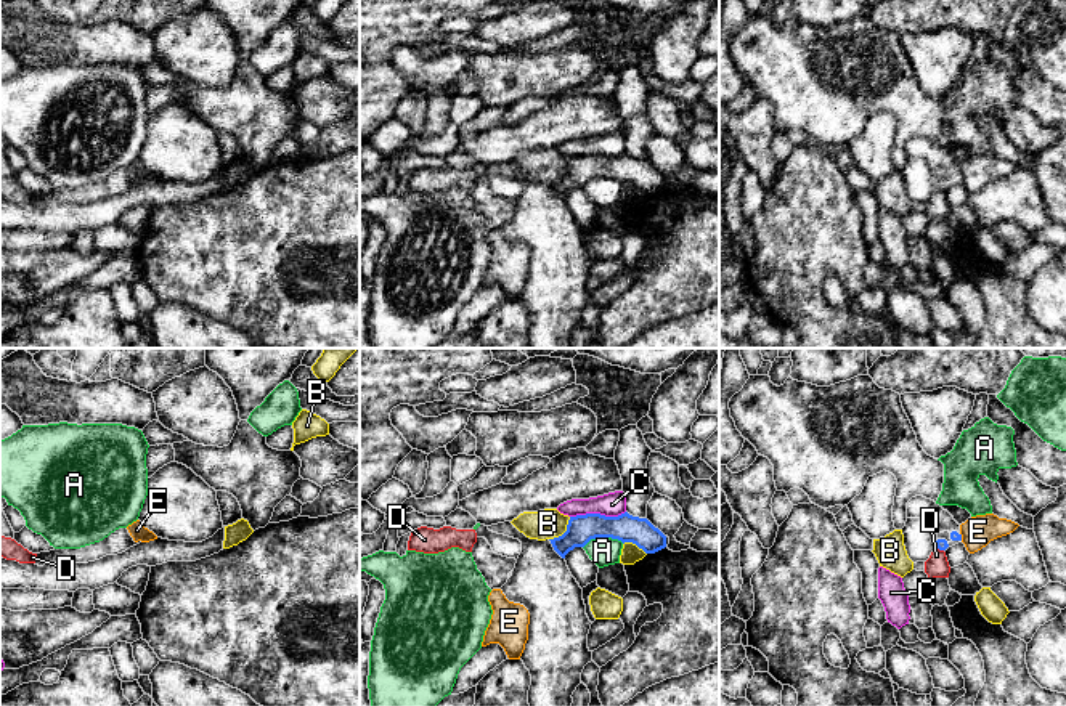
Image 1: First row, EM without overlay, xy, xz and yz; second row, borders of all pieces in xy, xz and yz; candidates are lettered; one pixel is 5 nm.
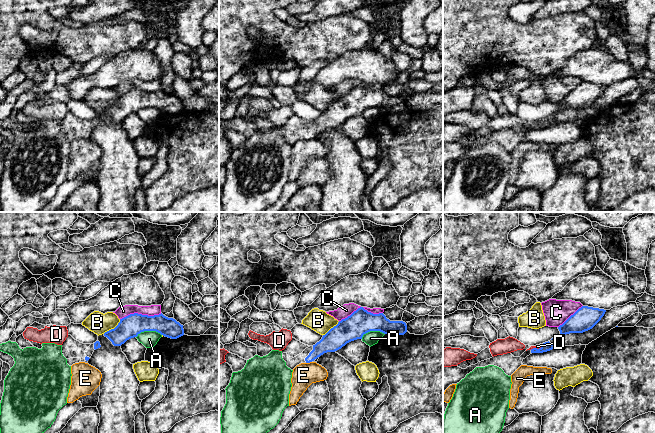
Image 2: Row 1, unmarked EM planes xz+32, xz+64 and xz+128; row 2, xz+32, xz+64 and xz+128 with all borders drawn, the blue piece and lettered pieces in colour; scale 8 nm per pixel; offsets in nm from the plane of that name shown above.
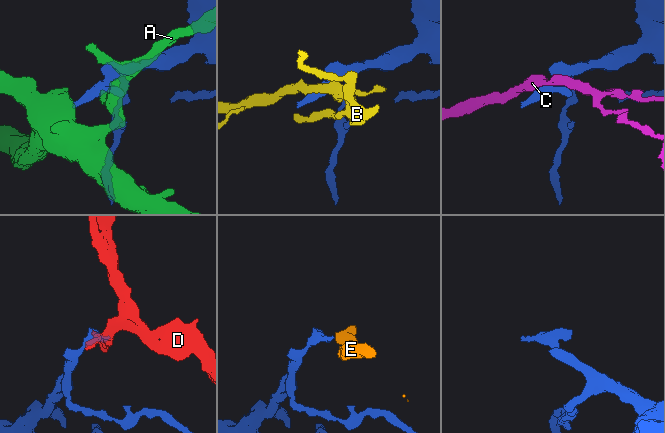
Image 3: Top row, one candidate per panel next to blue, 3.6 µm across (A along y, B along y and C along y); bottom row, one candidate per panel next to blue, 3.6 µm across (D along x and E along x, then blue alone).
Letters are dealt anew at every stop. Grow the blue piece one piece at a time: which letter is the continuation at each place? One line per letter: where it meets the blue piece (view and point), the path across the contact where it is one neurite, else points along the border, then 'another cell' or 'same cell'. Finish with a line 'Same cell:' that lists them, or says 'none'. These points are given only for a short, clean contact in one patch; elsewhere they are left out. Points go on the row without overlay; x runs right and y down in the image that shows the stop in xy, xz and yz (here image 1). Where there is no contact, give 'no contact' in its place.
A: contact xz (602, 177); border xz (623, 183), (614, 178), (593, 178), (583, 188); another cell
B: contact xz (565, 172); another cell
C: contact xz (598, 154); border xz (625, 151), (617, 156), (577, 154), (570, 158); another cell
D: contact yz (941, 190); another cell
E: contact yz (960, 177); border yz (960, 174), (962, 180); another cell
Same cell: none

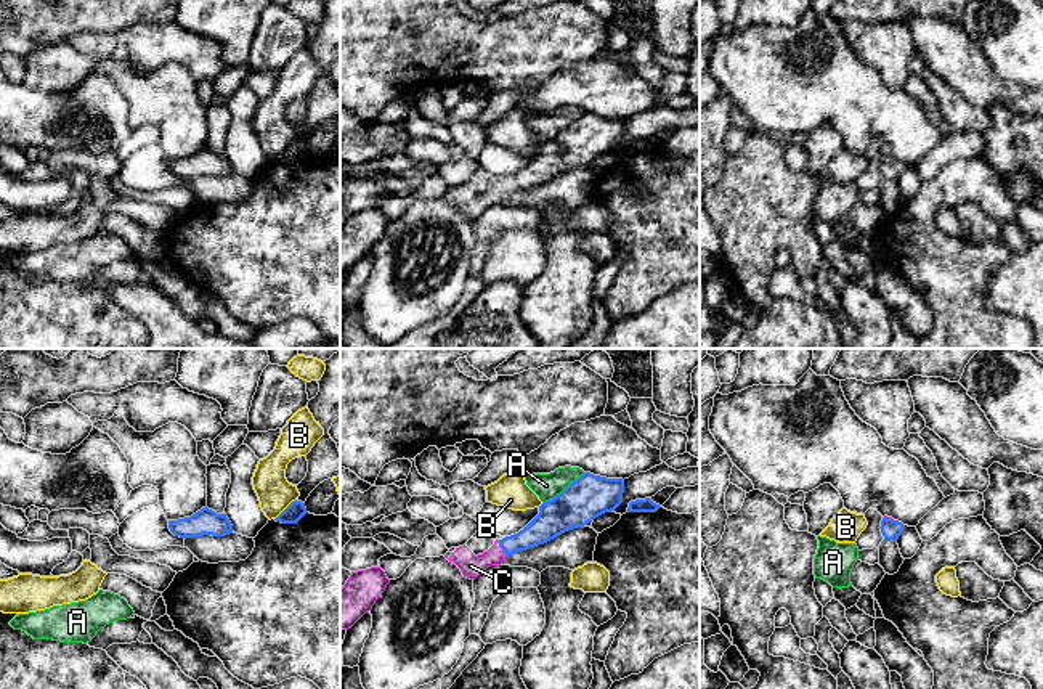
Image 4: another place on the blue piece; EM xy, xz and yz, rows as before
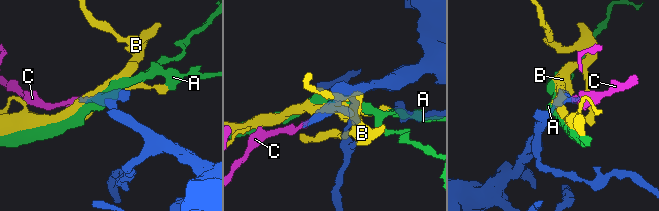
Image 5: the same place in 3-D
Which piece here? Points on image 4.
A: contact xz (565, 129); border xz (584, 113), (543, 143); another cell
B: contact xy (284, 150); another cell
C: contact xz (503, 188); way xz (546, 166), (530, 177), (503, 188), (495, 196), (470, 206); same cell
Same cell: C

